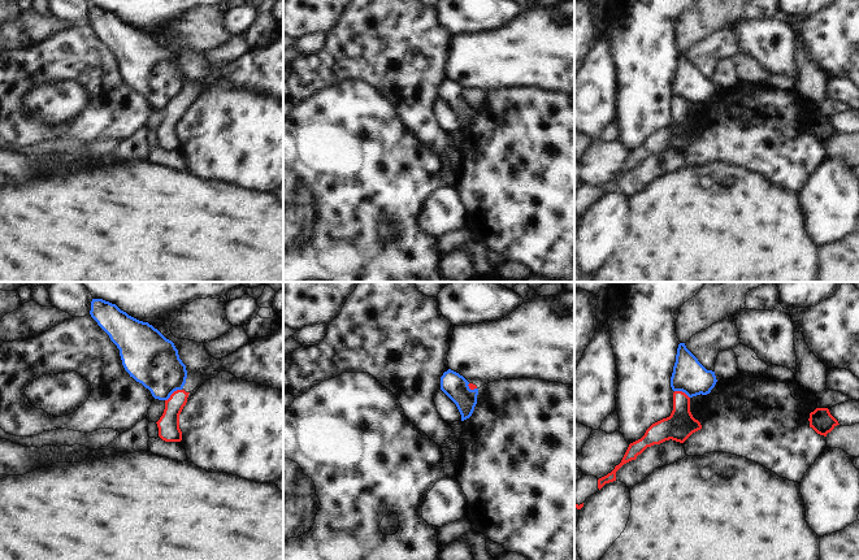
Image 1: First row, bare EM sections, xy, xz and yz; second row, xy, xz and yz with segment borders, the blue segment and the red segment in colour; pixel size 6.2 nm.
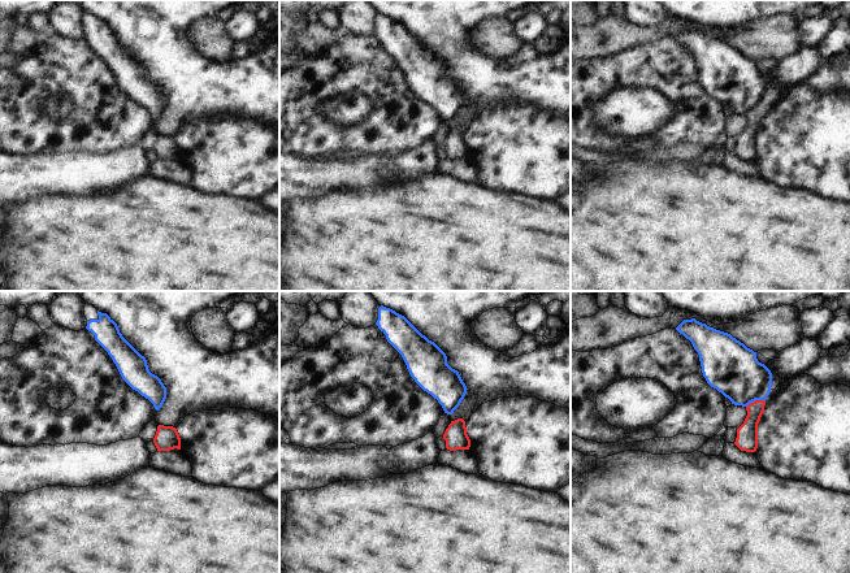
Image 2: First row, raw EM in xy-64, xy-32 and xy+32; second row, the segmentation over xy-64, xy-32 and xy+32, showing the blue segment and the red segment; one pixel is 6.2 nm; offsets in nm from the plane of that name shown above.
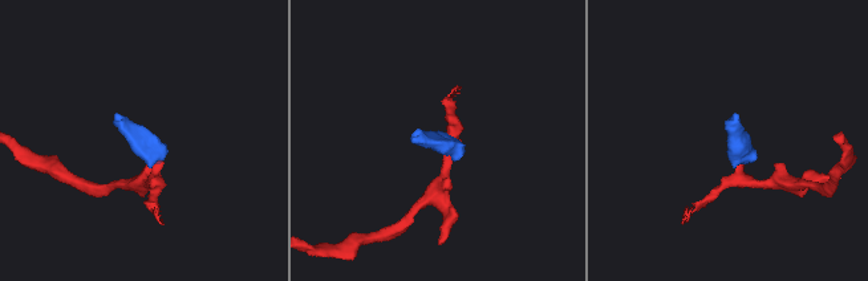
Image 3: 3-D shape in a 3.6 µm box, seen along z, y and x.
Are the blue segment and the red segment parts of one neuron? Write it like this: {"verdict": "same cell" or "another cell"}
{"verdict": "another cell"}

